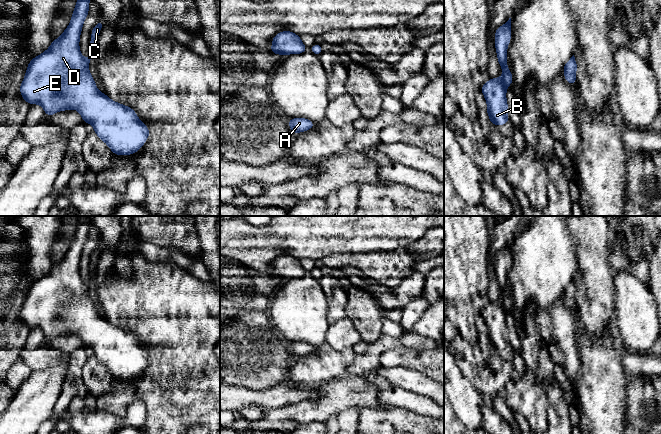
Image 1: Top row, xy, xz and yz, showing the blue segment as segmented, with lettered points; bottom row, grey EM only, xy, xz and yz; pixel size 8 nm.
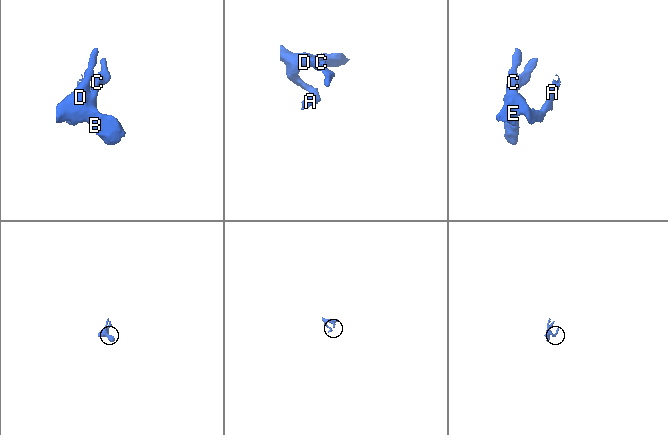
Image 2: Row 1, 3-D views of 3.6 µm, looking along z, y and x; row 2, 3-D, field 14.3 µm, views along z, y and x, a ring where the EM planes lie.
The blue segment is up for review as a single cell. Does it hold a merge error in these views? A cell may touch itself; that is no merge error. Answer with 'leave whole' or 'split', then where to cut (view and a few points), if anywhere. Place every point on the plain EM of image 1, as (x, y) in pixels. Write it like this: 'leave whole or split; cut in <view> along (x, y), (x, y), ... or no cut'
leave whole; no cut

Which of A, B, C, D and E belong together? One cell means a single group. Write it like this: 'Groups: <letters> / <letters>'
Groups: A B C D E

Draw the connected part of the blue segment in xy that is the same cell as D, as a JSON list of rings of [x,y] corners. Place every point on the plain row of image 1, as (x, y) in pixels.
[[[78,216],[77,227],[71,246],[63,258],[52,265],[50,271],[34,281],[28,288],[23,306],[19,311],[22,323],[28,328],[40,328],[46,339],[51,341],[58,335],[76,333],[83,346],[90,347],[98,362],[104,365],[115,379],[131,379],[141,373],[149,361],[149,352],[140,345],[136,336],[117,327],[101,317],[89,297],[91,279],[83,282],[79,264],[84,244],[88,240],[88,228],[92,216]]]

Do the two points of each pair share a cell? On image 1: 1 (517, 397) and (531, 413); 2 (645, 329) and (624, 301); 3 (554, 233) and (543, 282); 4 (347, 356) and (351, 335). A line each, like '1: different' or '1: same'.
1: same
2: same
3: same
4: different

